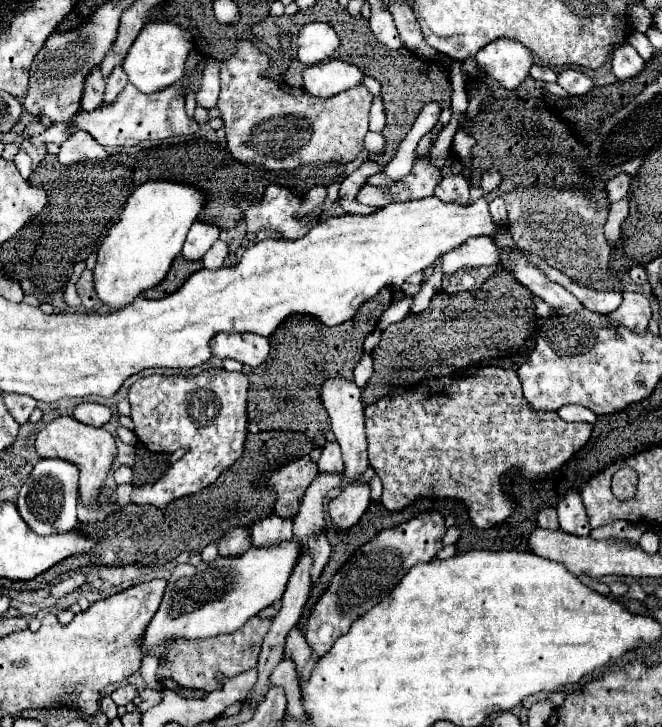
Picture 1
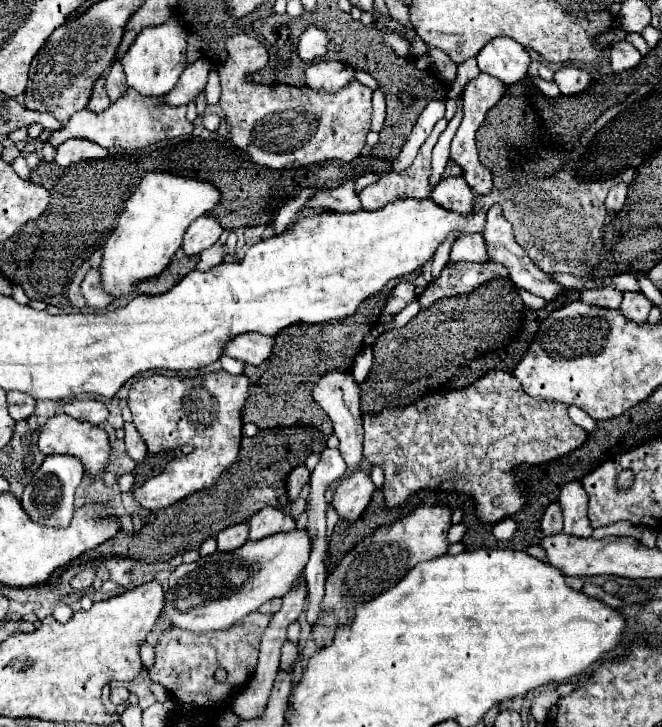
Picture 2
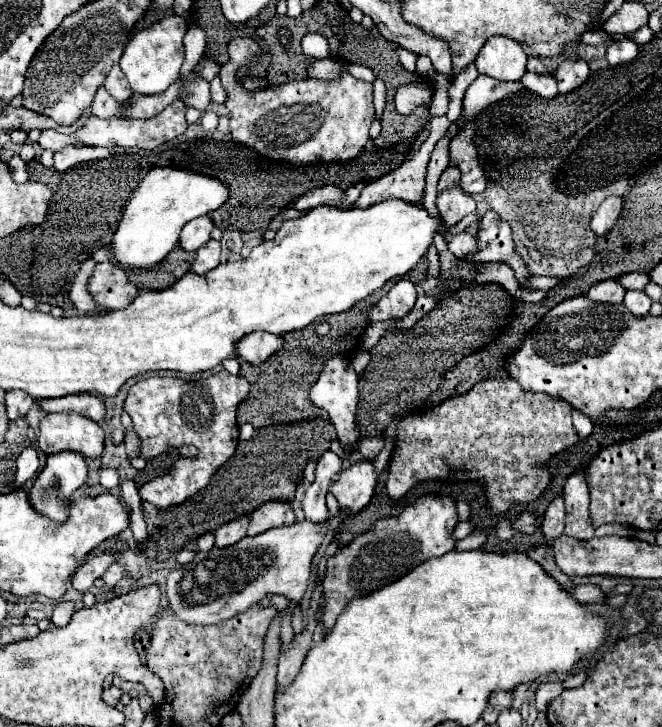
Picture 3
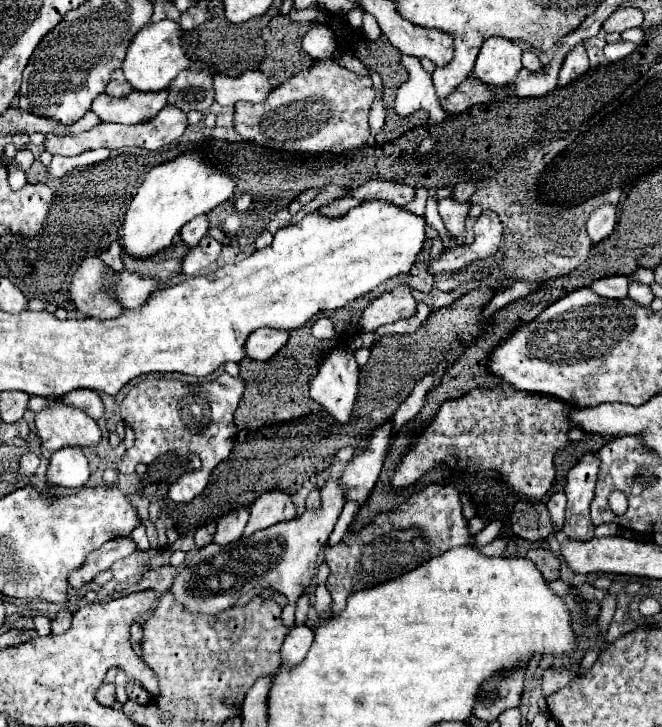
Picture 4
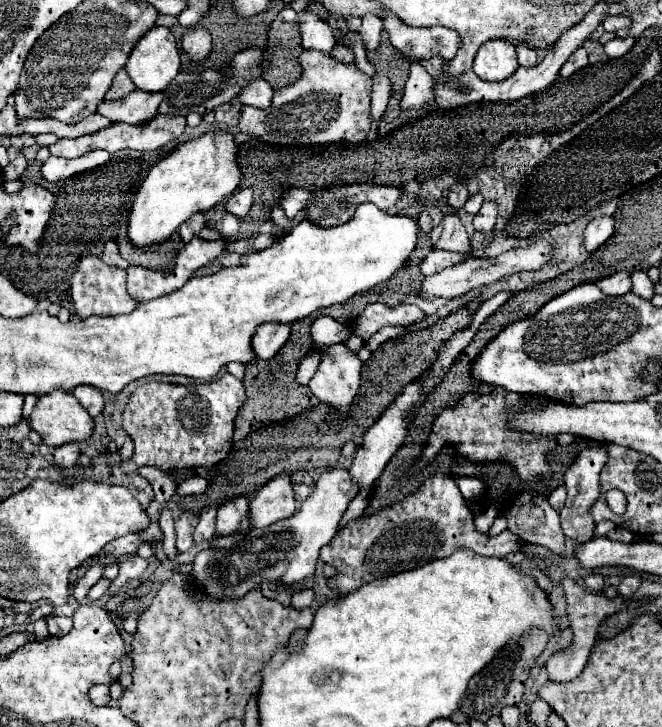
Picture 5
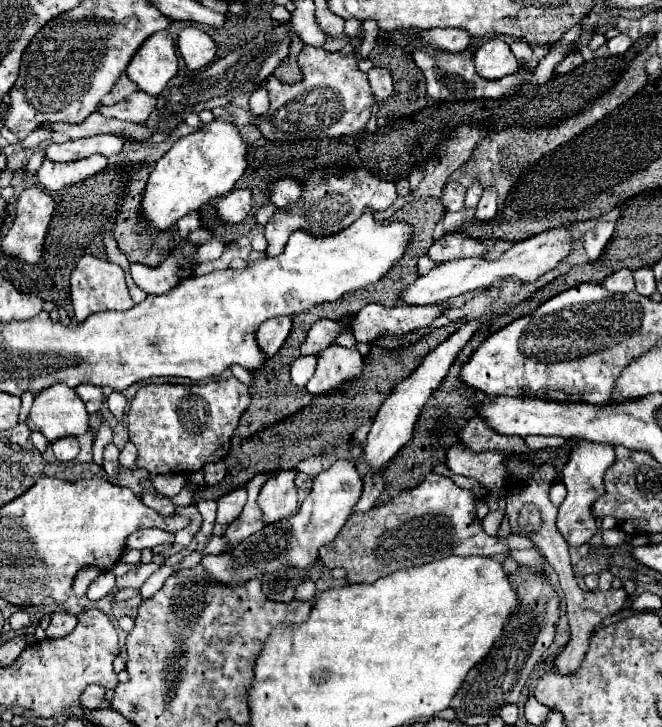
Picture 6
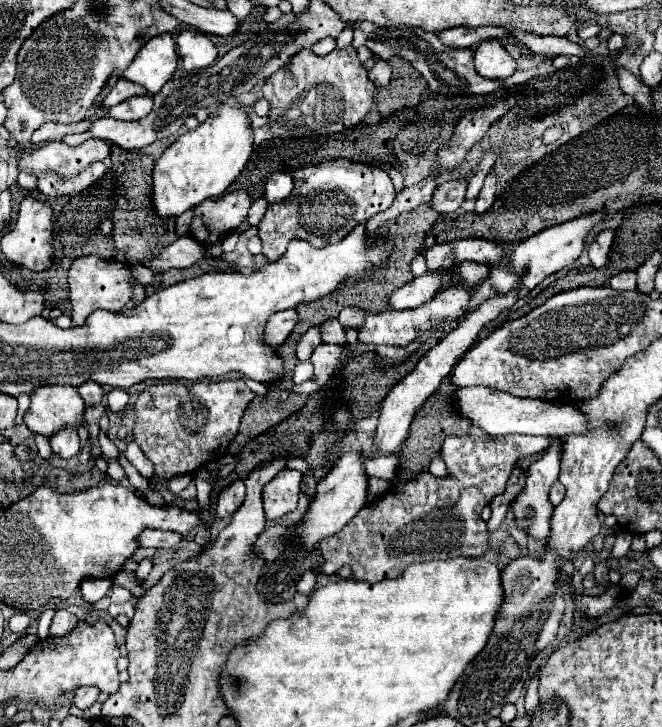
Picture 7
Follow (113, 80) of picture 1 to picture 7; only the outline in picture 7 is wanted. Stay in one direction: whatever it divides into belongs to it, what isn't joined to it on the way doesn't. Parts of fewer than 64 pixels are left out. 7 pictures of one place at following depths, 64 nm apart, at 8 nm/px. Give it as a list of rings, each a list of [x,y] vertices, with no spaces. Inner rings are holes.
[[[118,78],[116,86],[110,90],[110,94],[102,100],[102,106],[114,106],[114,104],[120,104],[122,100],[126,98],[132,98],[132,96],[138,96],[138,94],[146,94],[146,90],[134,82],[128,82],[124,78]]]

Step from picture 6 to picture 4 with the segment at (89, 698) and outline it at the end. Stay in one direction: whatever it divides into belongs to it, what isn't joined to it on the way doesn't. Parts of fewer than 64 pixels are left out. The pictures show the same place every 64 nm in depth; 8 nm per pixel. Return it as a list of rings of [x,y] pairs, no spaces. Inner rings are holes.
[[[102,684],[96,692],[96,700],[104,706],[112,706],[116,702],[116,690],[114,690],[114,684]]]

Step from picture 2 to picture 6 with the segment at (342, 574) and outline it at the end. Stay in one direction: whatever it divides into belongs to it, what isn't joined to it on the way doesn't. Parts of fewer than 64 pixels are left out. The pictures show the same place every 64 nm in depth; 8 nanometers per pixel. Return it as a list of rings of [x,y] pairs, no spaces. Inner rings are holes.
[[[430,472],[422,484],[412,488],[406,494],[400,494],[386,502],[380,508],[372,508],[368,512],[356,512],[348,518],[344,528],[338,532],[338,536],[328,544],[320,548],[320,560],[328,568],[342,566],[346,570],[346,578],[350,584],[360,584],[360,582],[376,582],[378,578],[392,574],[400,568],[412,568],[412,566],[422,566],[426,562],[434,562],[440,558],[448,558],[450,554],[458,556],[502,556],[512,550],[522,550],[522,548],[534,548],[532,540],[526,540],[524,536],[518,534],[508,534],[504,538],[500,536],[488,536],[480,520],[476,516],[476,500],[470,492],[458,488],[448,476],[440,476]]]

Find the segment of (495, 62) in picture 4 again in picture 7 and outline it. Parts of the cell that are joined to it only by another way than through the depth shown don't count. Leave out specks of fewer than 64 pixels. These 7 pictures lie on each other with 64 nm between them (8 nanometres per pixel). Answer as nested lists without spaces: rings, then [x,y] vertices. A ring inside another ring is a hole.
[[[498,40],[482,42],[474,52],[474,64],[480,76],[494,80],[504,80],[516,72],[516,60]]]

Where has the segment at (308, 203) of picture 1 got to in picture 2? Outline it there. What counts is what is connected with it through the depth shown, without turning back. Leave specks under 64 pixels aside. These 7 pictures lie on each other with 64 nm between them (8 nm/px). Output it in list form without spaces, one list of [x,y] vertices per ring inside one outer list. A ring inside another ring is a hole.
[[[304,188],[298,196],[288,200],[278,210],[273,229],[276,235],[282,233],[289,224],[296,222],[302,212],[306,210],[306,204],[320,192],[320,188]]]

